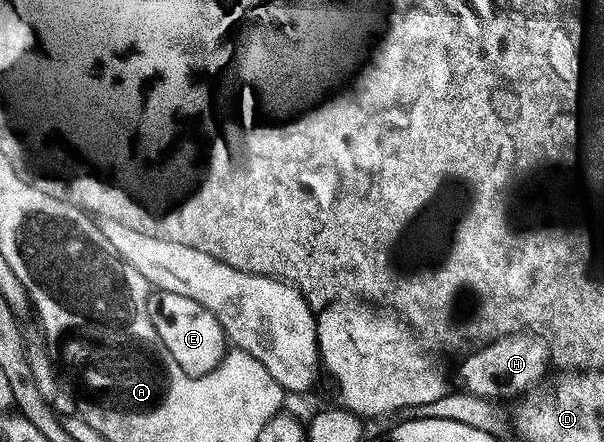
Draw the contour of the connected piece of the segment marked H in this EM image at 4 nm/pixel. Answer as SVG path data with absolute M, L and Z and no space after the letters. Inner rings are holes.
M521 331L519 333L512 333L509 337L499 337L496 341L490 341L487 345L477 348L476 353L472 353L464 362L460 365L460 381L462 384L463 392L472 393L475 397L482 397L485 399L493 399L492 397L513 397L513 399L519 398L521 395L528 392L529 389L535 389L537 385L541 384L545 380L546 374L544 372L550 369L550 354L548 352L548 343L543 339L533 339L527 332Z

